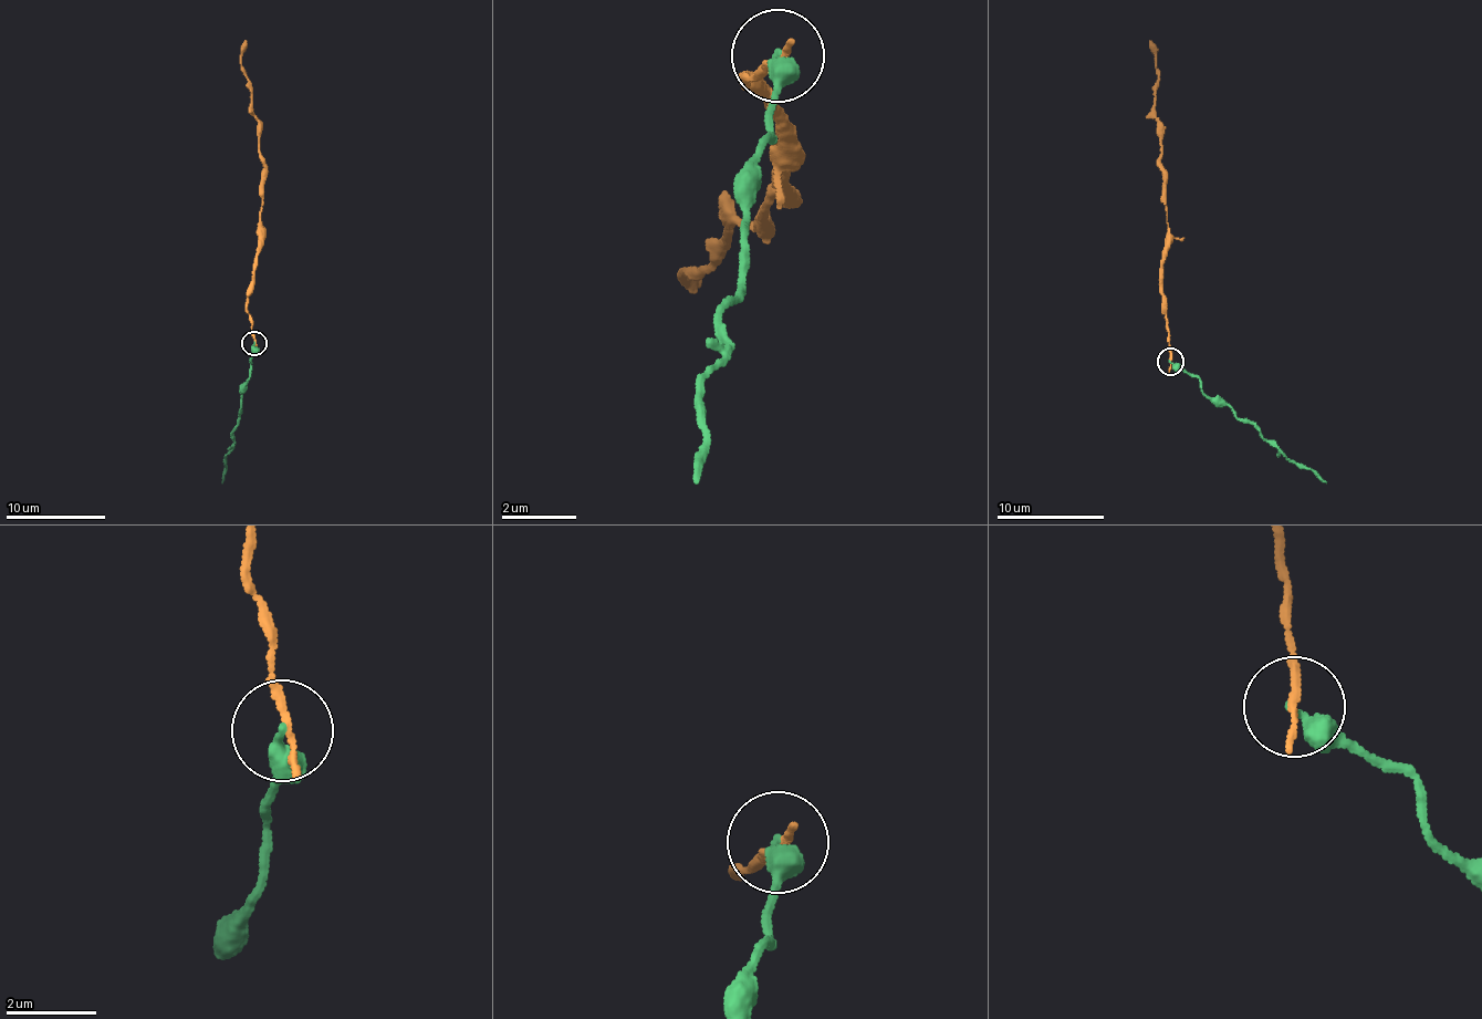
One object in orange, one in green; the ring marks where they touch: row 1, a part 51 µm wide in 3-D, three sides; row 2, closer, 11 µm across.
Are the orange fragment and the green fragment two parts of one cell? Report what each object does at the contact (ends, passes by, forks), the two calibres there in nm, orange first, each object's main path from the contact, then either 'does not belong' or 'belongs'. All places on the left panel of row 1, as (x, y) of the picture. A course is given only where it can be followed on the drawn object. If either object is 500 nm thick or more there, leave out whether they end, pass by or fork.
orange ends | green ends | 200/400 nm | orange via (256, 343), (247, 291), (259, 246), (263, 163), (251, 82), (241, 65), (247, 40) | green via (253, 342), (250, 376), (244, 382), (240, 419), (227, 454), (222, 484) | does not belong

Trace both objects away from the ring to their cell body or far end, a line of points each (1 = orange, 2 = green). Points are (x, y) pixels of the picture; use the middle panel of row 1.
1: (784, 58), (740, 89), (779, 132), (785, 201), (760, 234), (731, 222), (684, 284), (701, 271)
2: (775, 58), (768, 127), (770, 141), (752, 154), (747, 282), (705, 374), (706, 439), (699, 479)

